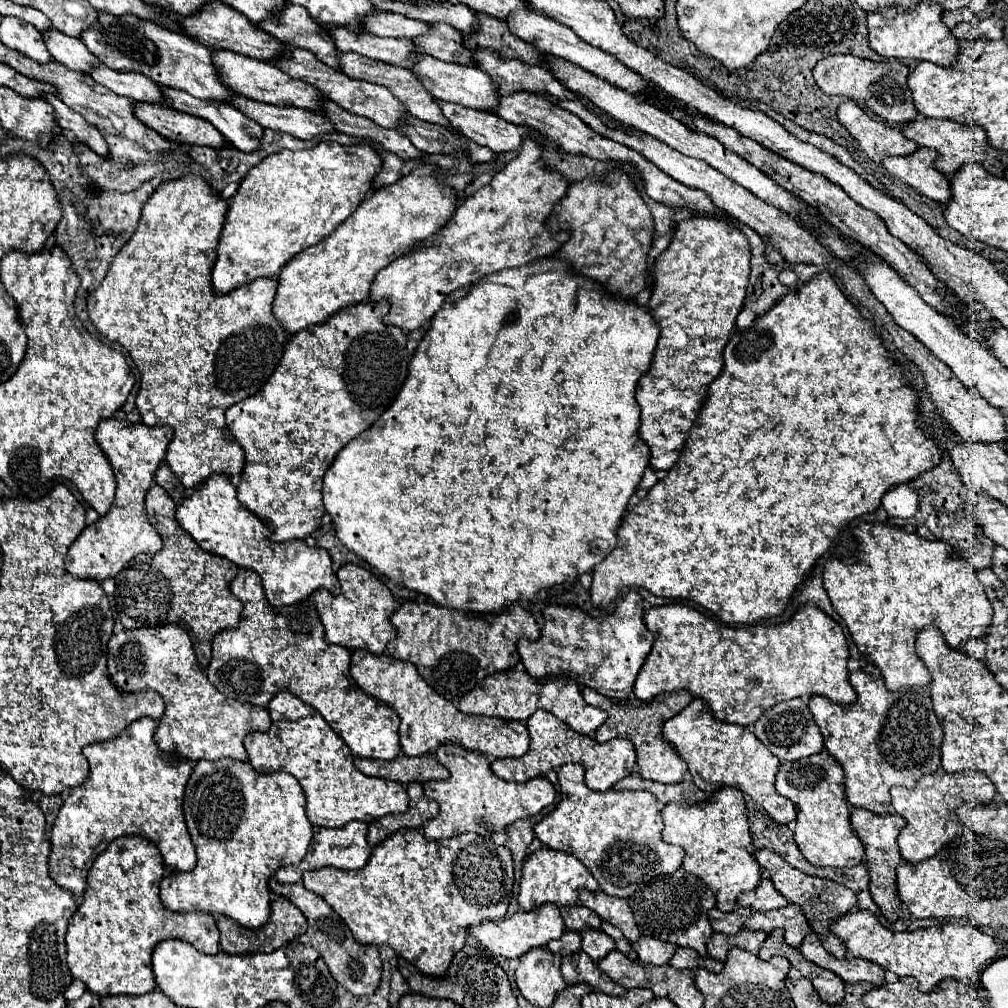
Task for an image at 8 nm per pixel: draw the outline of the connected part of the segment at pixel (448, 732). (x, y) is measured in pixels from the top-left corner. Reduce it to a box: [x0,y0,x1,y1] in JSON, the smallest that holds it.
[351,649,529,759]

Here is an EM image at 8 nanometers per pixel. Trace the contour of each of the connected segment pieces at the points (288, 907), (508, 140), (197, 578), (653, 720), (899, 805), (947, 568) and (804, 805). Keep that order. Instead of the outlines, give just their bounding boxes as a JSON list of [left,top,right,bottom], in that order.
[[217,897,307,955],[441,103,535,153],[115,485,241,669],[581,687,691,783],[891,771,995,863],[823,523,993,691],[777,749,865,867]]

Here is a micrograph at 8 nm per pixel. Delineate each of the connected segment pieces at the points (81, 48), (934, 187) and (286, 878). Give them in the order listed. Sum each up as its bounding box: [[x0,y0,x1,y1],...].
[[43,29,101,75],[881,147,951,203],[275,821,371,883]]

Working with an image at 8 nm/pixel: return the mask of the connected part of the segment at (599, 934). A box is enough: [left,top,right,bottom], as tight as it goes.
[583,929,615,963]

